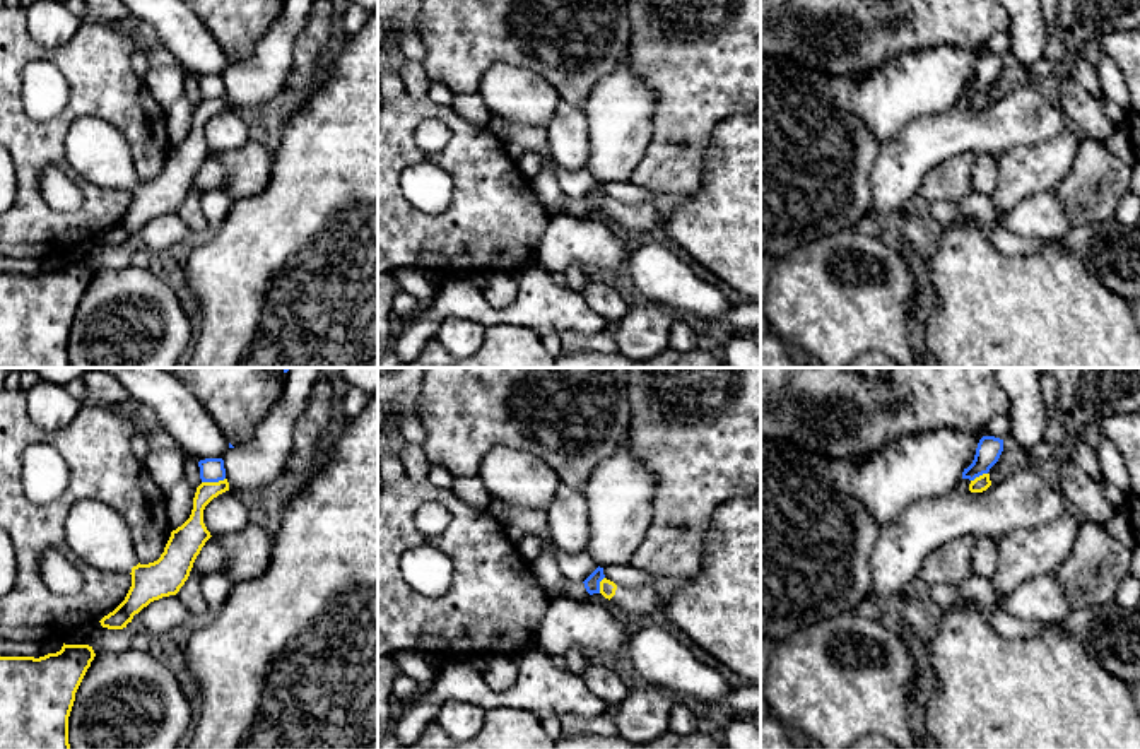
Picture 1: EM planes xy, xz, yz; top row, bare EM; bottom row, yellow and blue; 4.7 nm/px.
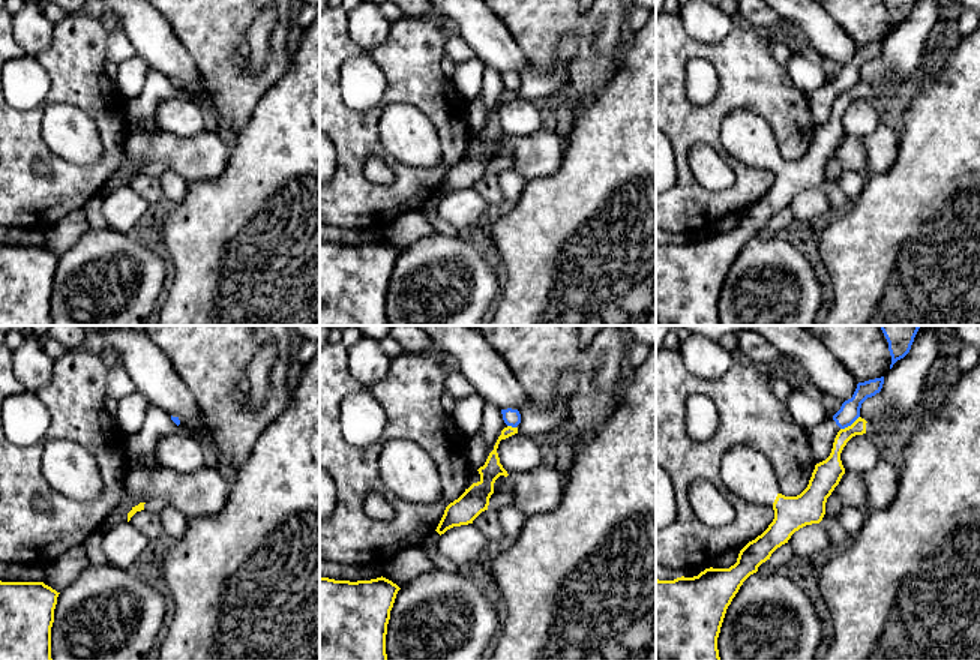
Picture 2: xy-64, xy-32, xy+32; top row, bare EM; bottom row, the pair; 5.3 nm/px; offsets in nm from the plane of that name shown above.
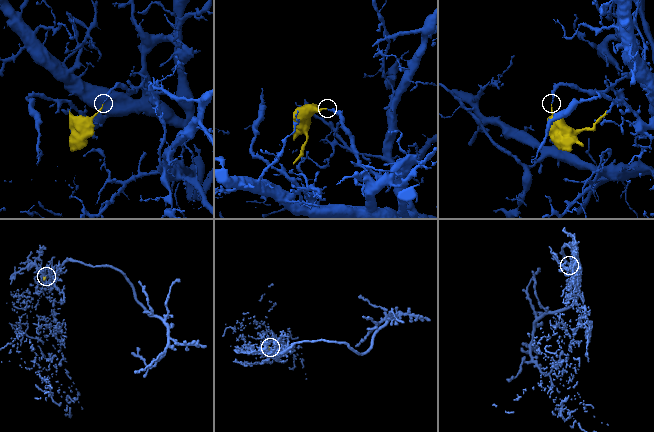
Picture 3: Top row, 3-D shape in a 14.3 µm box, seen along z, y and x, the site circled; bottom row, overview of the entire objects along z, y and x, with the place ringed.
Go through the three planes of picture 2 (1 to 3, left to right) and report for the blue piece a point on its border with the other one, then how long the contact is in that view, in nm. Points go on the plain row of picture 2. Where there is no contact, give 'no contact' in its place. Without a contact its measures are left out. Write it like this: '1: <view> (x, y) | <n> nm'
1: no contact
2: xy-32 (511, 90) | 50 nm
3: xy+32 (851, 89) | 130 nm

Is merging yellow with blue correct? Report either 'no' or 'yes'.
no

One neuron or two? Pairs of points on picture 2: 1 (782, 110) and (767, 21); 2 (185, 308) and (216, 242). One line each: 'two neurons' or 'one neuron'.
1: two neurons
2: one neuron

